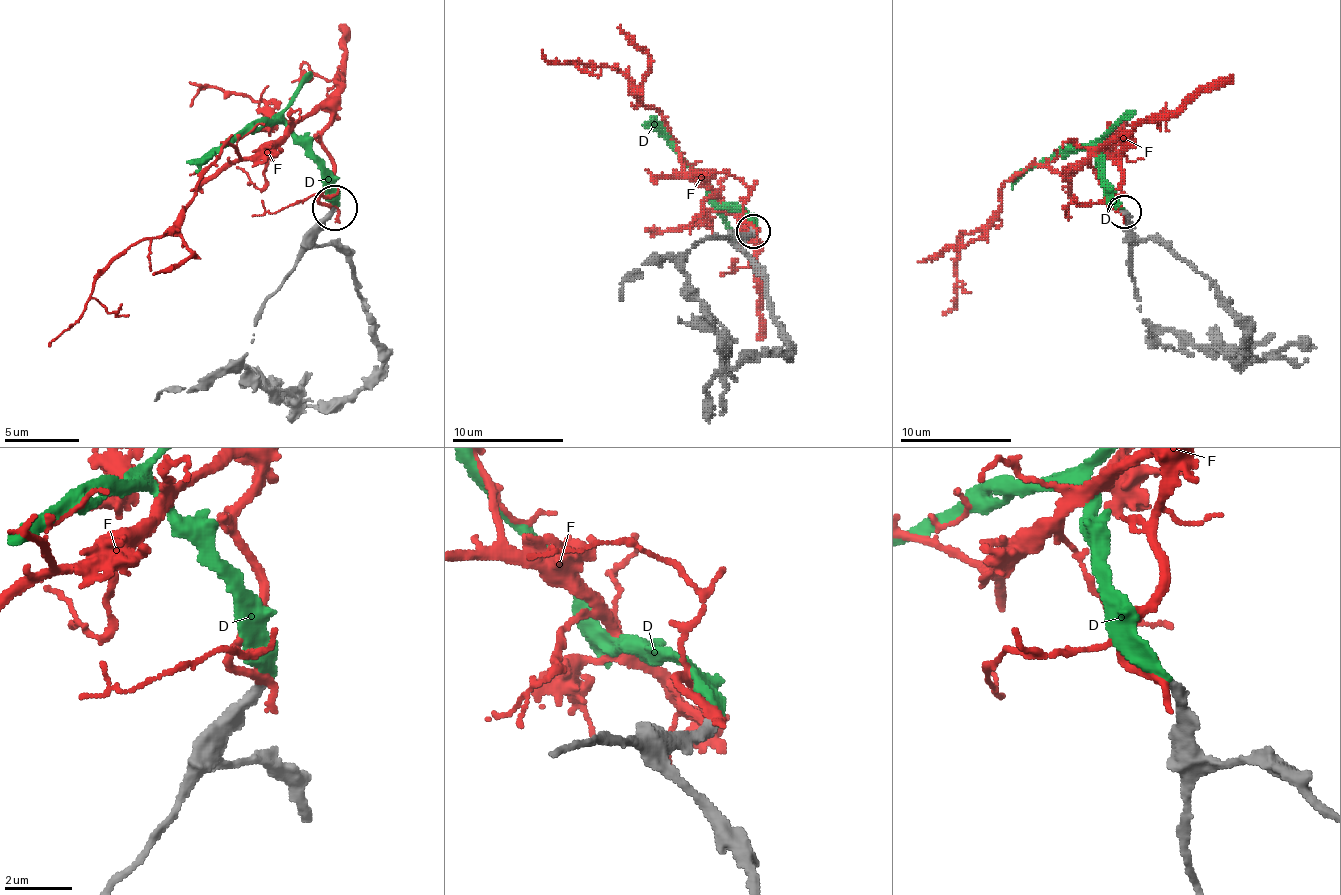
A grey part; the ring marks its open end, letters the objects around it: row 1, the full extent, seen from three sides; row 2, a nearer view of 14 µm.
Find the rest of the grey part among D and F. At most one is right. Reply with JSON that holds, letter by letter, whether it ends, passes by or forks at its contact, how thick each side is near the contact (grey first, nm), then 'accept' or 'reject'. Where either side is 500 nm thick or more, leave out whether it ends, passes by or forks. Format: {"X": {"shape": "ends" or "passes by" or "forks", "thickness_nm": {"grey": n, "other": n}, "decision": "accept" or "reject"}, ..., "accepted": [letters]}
{"D": {"shape": "ends", "thickness_nm": {"grey": 340, "other": 320}, "decision": "accept"}, "F": {"shape": "ends", "thickness_nm": {"grey": 360, "other": 320}, "decision": "reject"}, "accepted": ["D"]}

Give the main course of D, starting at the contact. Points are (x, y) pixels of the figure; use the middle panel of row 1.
D: (754, 230), (751, 219), (714, 197), (712, 186), (681, 155), (653, 119)

